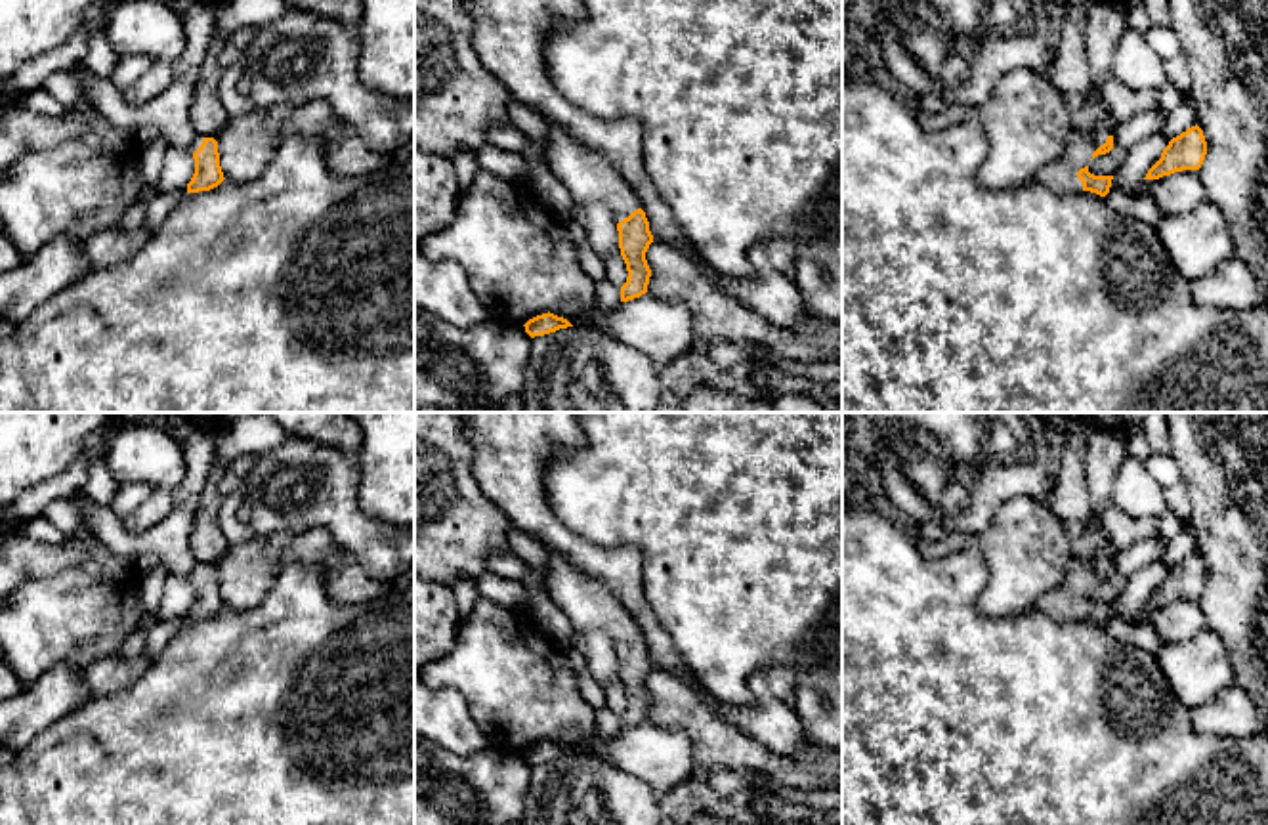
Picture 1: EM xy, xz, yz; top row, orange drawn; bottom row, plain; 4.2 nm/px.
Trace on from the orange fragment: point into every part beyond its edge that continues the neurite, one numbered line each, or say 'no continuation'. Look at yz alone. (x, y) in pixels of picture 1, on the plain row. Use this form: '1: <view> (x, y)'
1: yz (1060, 604)

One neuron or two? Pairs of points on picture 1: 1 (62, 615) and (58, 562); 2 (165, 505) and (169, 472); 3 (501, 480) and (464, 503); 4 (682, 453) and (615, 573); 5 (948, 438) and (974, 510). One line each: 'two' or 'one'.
1: two
2: two
3: two
4: two
5: one

